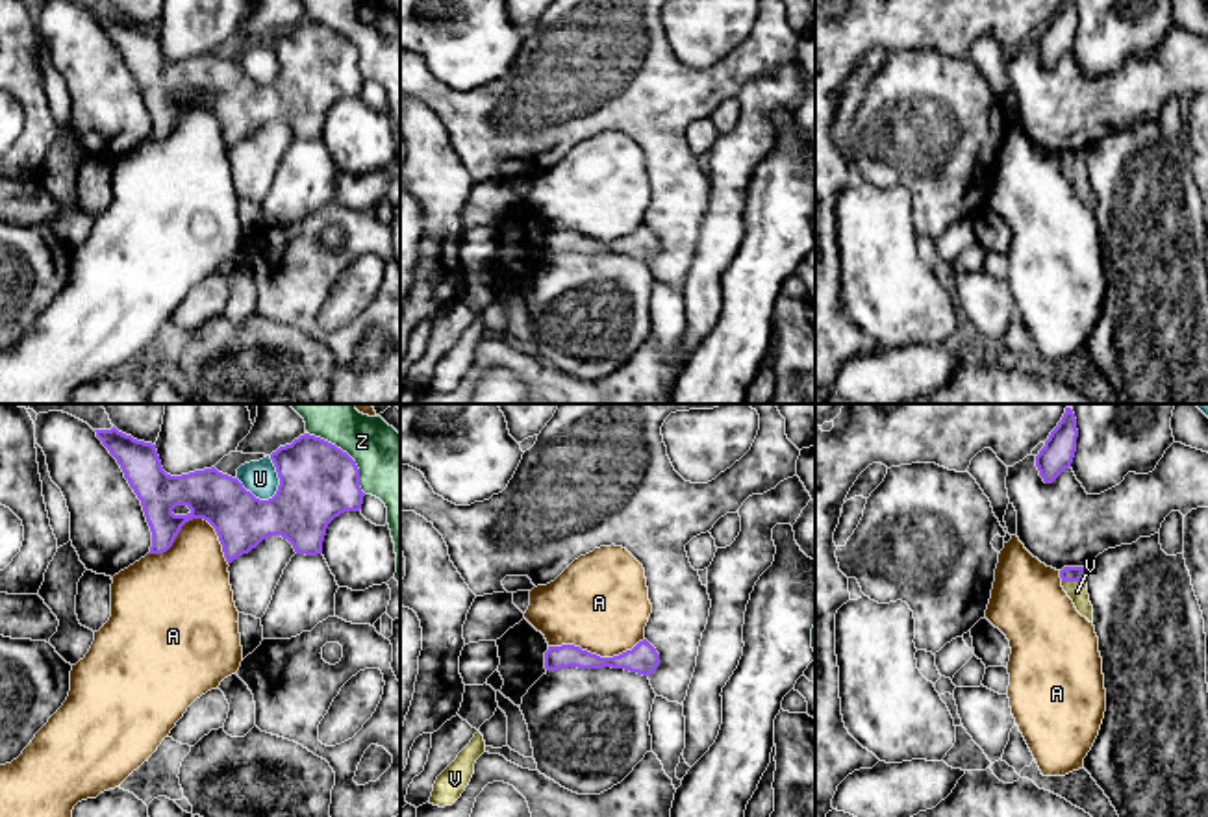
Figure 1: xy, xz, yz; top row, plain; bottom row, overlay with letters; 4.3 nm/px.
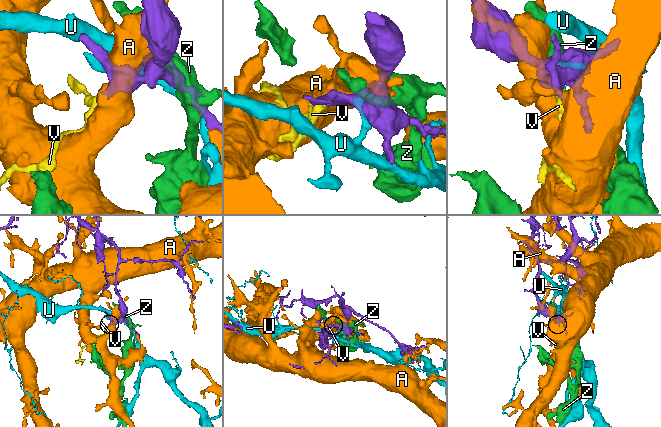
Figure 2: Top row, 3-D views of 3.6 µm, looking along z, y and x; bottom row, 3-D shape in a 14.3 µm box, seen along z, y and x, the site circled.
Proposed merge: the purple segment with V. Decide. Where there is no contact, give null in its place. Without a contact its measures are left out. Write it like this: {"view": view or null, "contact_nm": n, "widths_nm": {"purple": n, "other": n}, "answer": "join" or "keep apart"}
{"view": "yz", "contact_nm": 110, "widths_nm": {"purple": 60, "other": 90}, "answer": "join"}

